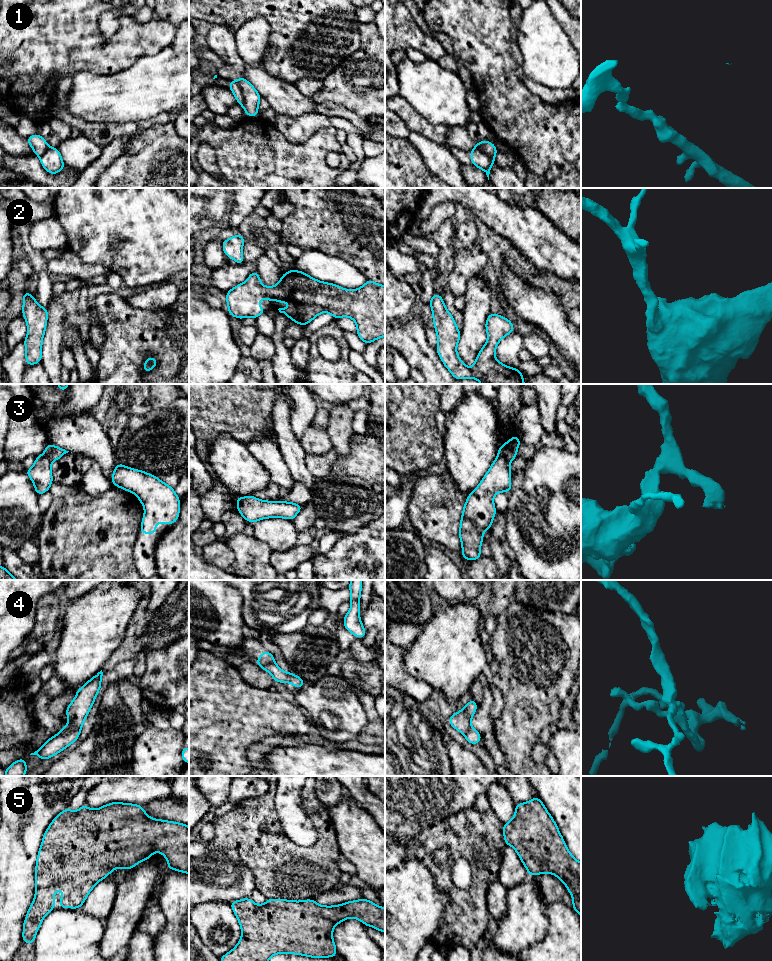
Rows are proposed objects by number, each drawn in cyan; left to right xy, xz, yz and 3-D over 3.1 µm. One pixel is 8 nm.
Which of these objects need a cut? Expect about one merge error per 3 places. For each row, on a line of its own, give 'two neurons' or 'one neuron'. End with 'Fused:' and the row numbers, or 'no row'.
1: two neurons
2: one neuron
3: two neurons
4: two neurons
5: one neuron
Fused: 1, 3, 4

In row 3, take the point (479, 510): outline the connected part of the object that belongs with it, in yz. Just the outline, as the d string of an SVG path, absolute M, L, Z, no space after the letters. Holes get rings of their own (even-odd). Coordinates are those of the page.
M498 455L464 505L459 530L461 557L469 561L483 557L479 550L483 542L483 532L491 528L496 514L494 496L497 492L508 493L511 489L509 462Z

